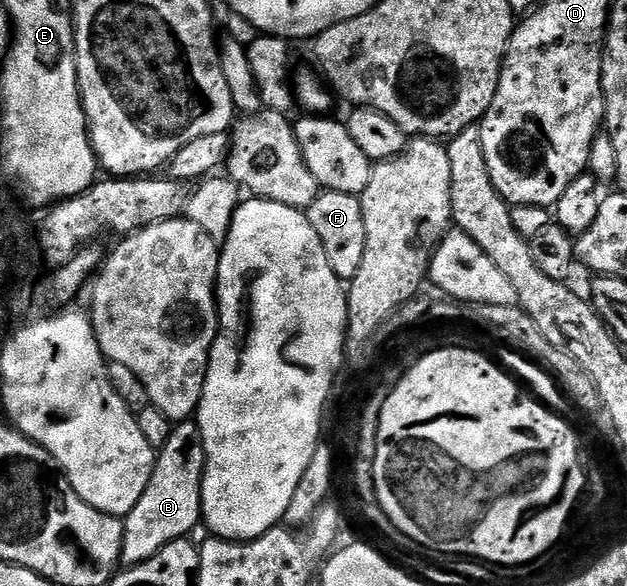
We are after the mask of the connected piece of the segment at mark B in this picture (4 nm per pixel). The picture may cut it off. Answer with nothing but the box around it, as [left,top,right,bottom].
[121,420,207,567]

